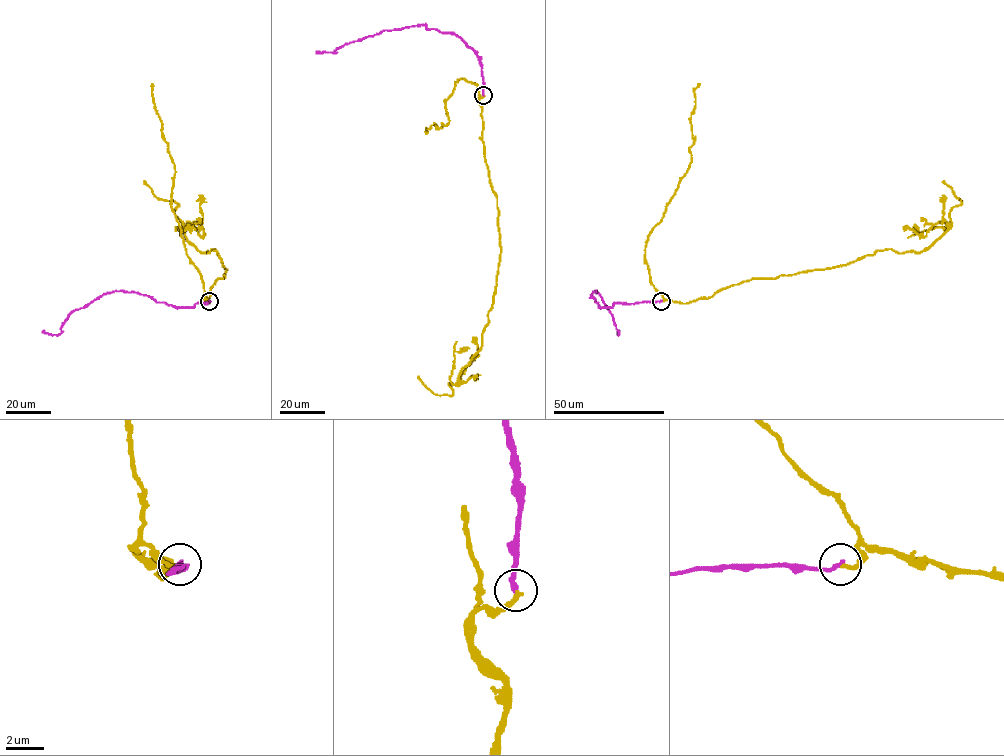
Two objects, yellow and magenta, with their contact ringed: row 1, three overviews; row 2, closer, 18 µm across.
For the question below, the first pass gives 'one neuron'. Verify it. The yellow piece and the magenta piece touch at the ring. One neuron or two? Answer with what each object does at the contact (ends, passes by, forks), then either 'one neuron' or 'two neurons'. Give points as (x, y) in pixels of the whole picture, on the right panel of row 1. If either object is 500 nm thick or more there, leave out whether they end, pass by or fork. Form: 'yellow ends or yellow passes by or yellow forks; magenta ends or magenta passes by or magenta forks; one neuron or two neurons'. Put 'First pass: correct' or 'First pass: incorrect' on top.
First pass: incorrect
yellow ends; magenta ends; two neurons

